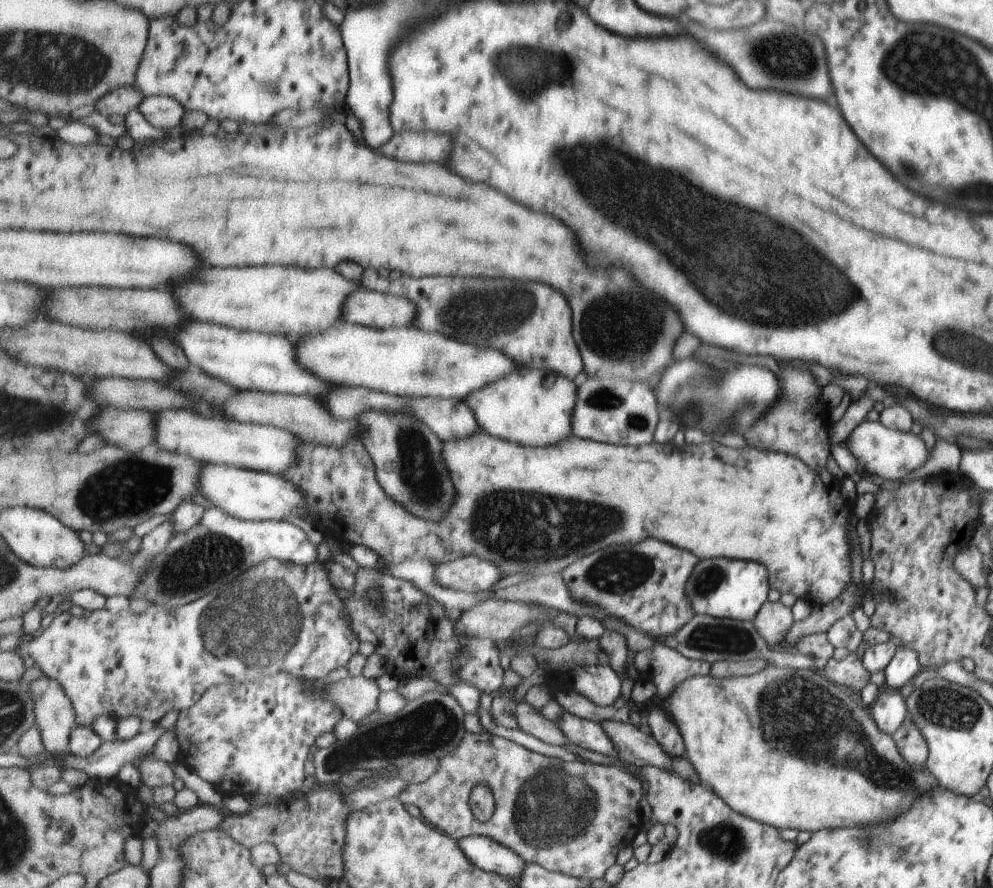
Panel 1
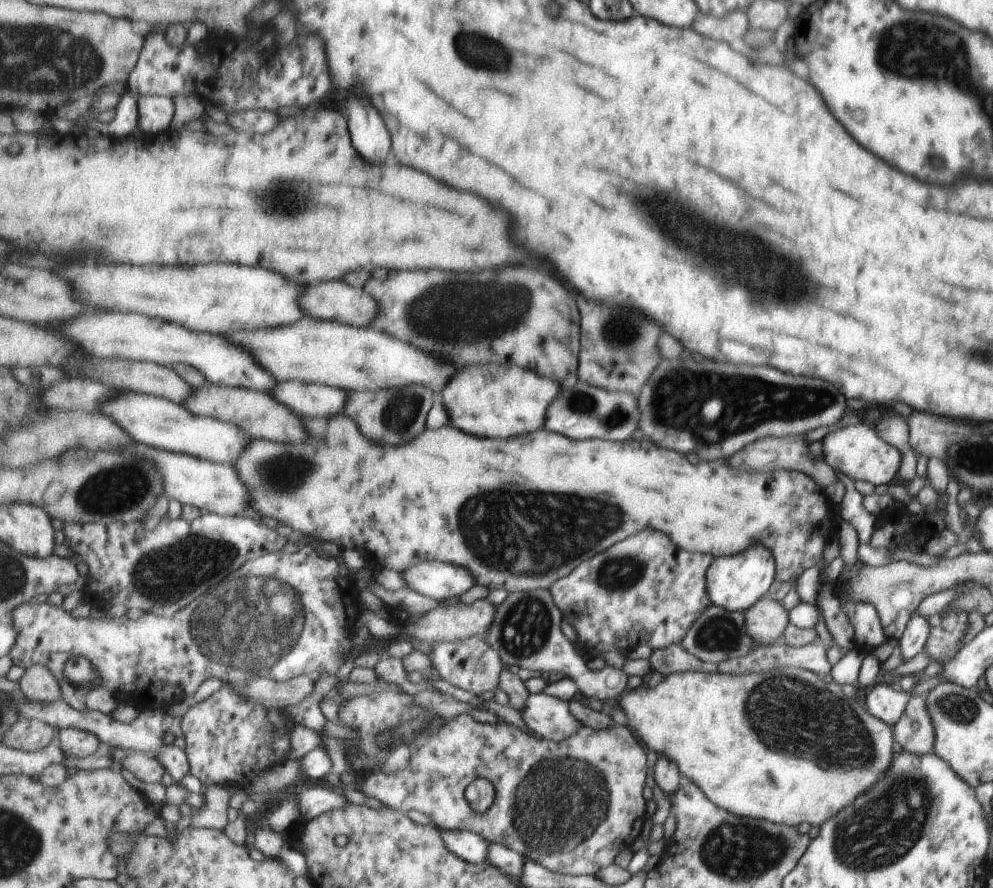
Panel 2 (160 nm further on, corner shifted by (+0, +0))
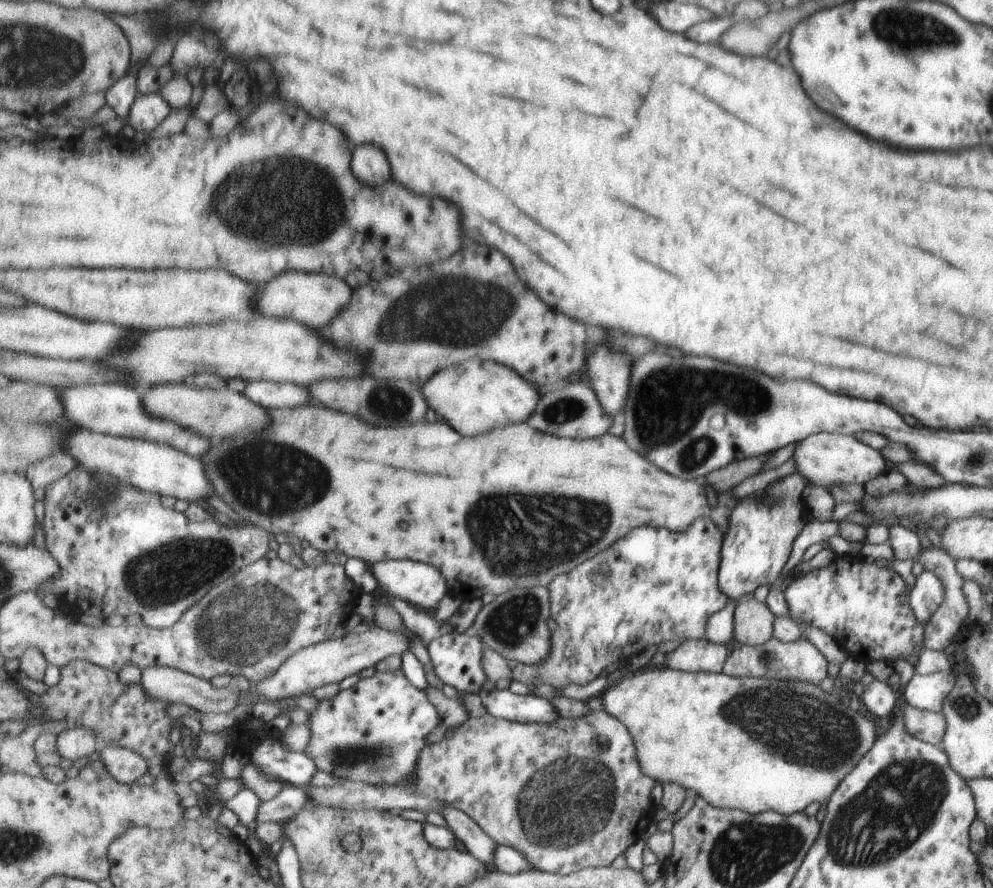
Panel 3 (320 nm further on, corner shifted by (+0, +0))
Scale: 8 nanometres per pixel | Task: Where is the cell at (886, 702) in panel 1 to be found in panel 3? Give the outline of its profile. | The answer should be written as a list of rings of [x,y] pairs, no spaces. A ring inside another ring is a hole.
[[[874,679],[867,686],[860,688],[858,697],[861,697],[870,714],[885,723],[888,723],[896,712],[897,694],[892,691],[888,682]]]

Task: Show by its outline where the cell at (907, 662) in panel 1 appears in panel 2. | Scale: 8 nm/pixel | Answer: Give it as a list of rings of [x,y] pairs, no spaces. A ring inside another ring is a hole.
[[[915,611],[905,632],[898,640],[903,662],[908,662],[925,649],[930,633],[929,618]]]

